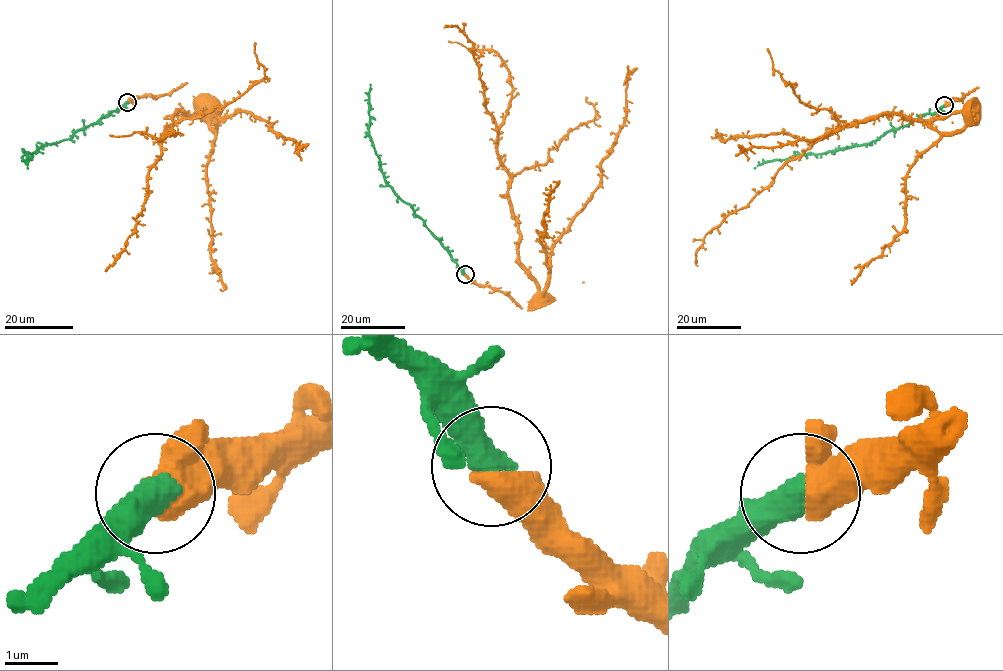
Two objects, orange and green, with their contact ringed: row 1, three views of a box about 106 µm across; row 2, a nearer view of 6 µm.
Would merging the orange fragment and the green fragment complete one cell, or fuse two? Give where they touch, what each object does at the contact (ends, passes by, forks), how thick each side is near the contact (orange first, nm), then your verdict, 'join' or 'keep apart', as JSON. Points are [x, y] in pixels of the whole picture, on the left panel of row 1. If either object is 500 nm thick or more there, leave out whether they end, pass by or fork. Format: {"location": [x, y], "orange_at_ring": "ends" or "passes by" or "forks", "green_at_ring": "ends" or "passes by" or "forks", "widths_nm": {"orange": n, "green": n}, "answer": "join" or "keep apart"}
{"location": [127, 102], "widths_nm": {"orange": 650, "green": 550}, "answer": "join"}

